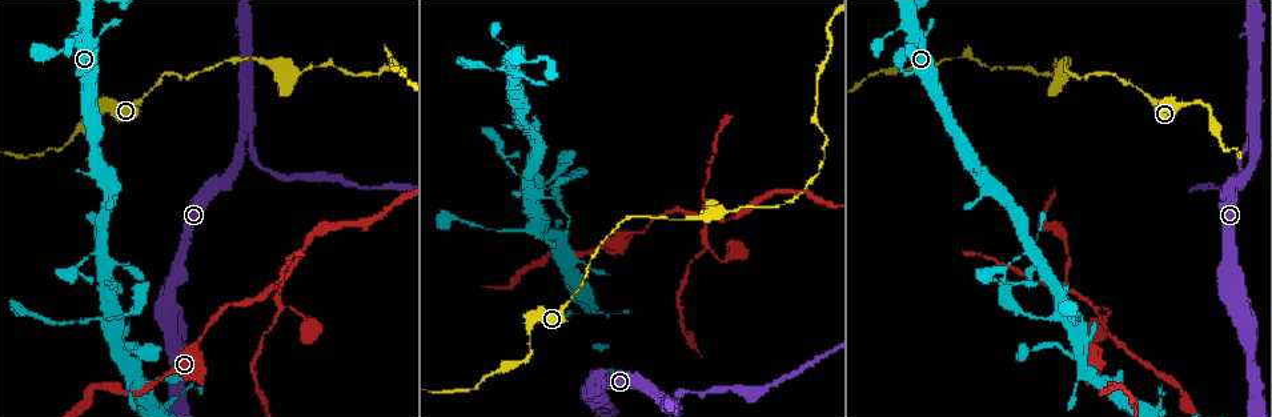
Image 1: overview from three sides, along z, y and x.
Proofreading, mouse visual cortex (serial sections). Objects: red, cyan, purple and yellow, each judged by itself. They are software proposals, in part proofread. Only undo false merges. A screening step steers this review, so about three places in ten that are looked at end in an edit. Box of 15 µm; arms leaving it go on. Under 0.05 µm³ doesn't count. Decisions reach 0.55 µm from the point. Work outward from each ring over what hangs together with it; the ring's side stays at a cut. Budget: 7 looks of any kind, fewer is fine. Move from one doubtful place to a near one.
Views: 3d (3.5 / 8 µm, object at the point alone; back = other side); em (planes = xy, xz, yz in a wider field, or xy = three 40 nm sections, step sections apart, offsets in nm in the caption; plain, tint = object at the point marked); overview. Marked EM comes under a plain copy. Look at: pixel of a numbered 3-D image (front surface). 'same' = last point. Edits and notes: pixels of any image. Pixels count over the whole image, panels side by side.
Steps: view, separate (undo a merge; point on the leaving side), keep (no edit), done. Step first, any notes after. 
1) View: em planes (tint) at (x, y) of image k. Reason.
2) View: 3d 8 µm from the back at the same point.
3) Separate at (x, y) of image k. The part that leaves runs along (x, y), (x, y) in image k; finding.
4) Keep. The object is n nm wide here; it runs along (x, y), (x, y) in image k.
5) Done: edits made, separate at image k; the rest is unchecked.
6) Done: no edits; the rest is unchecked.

View: 3d 8 µm at (200, 339) of image 1. Thick turns thin.

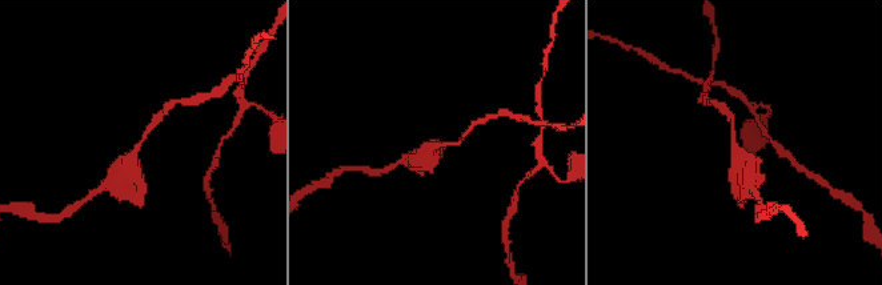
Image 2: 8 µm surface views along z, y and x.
View: em xy step 1 (tint) at (737, 151) of image 2. The arms are 150, 600 nm wide; shape alone is not enough.

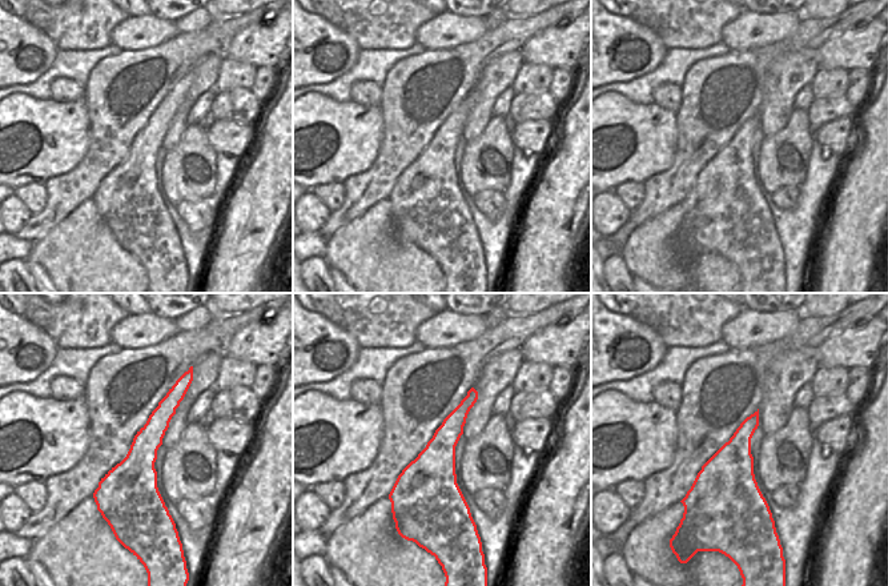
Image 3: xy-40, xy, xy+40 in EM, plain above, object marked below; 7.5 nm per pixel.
Keep. It runs along (180, 384), (144, 446), (135, 512) in image 3; one cell here.

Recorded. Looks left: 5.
View: 3d 3.5 µm from the back at (1065, 282) of image 1. Looks like a crossing.

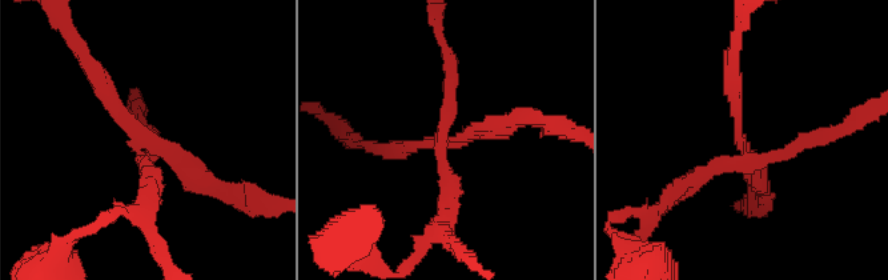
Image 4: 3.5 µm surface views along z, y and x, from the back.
View: em xy step 1 (tint) at (740, 141) of image 4. 4 arms meet here; the arms are 150, 200, 200, 250 nm wide.

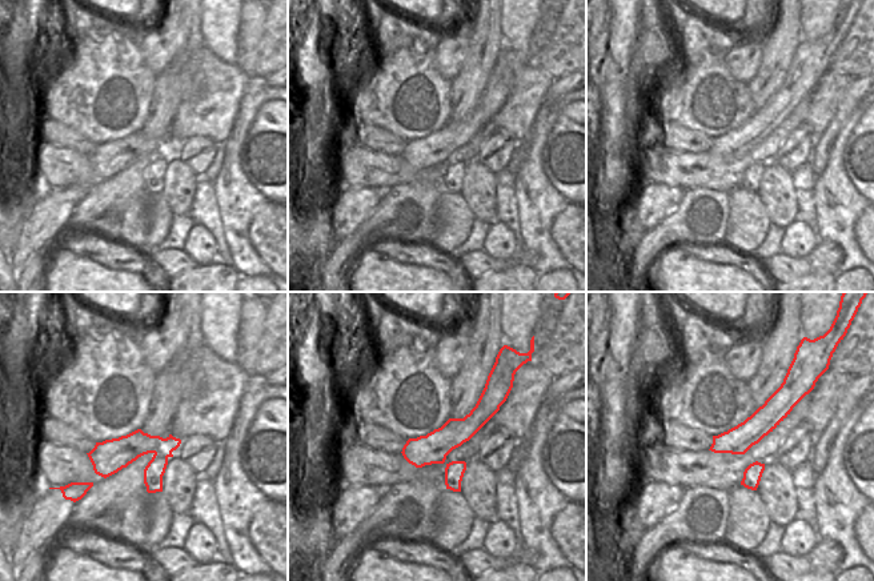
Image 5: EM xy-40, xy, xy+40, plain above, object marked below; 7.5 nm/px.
View: em xy step 5 (tint) at the same point. Cut it another way.

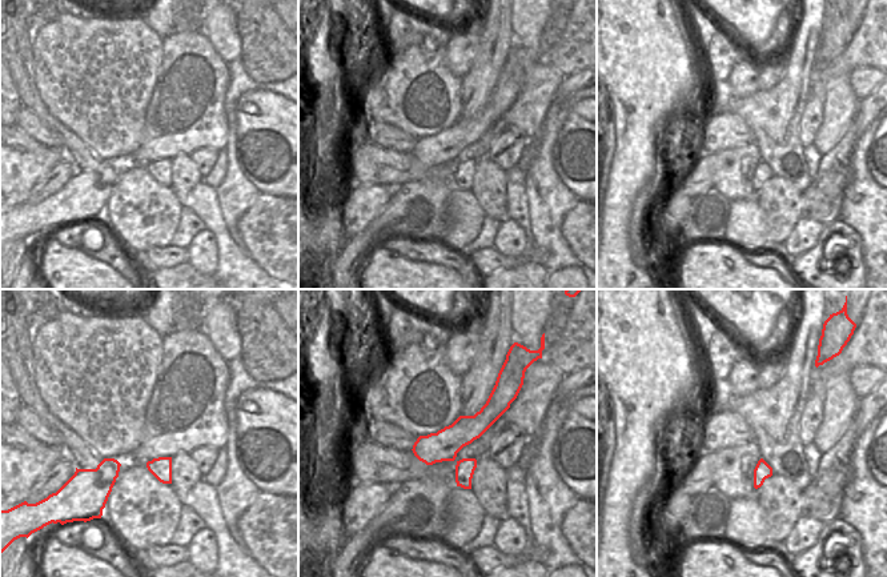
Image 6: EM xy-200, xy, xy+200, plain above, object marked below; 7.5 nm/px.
Keep. The object is 240 nm wide here; it runs along (523, 120), (442, 138), (450, 199) in image 4; all the same cell.

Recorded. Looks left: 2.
View: 3d 3.5 µm at (311, 63) of image 1. Thick turns thin.

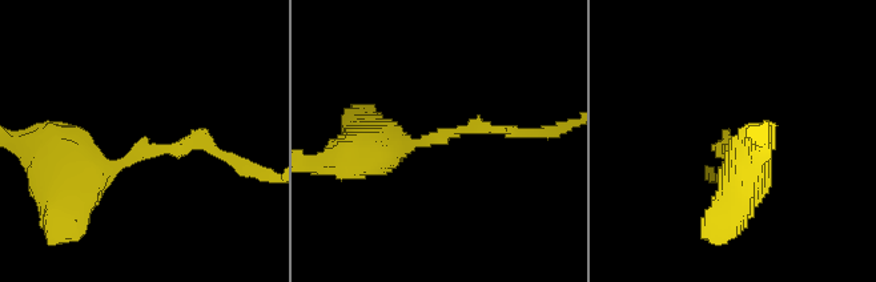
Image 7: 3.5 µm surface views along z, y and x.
View: em xy step 3 (tint) at (141, 152) of image 7. Need the tissue.

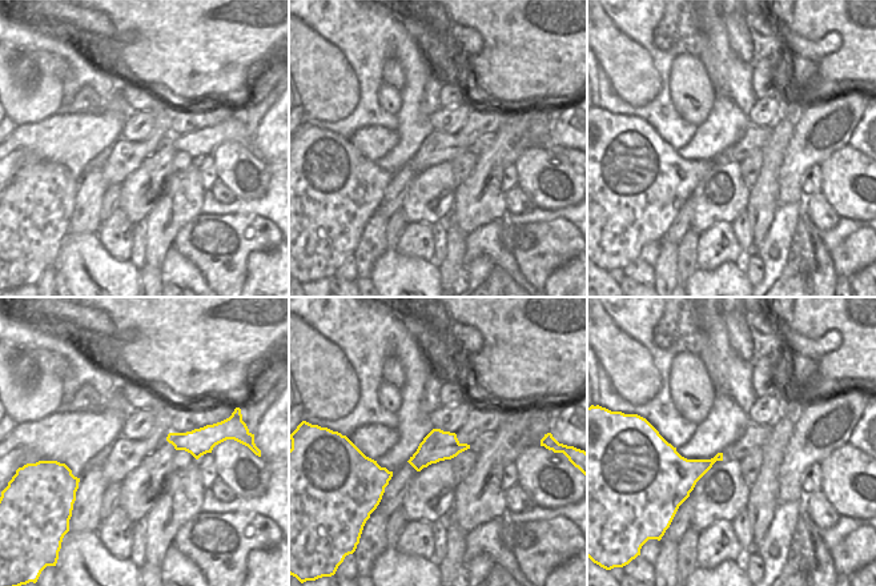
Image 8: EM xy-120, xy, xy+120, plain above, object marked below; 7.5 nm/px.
Keep. It runs along (360, 153), (470, 127), (523, 133) in image 7; continuous, no second cell.

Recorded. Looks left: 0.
Done: no edits; the rest is unchecked.

